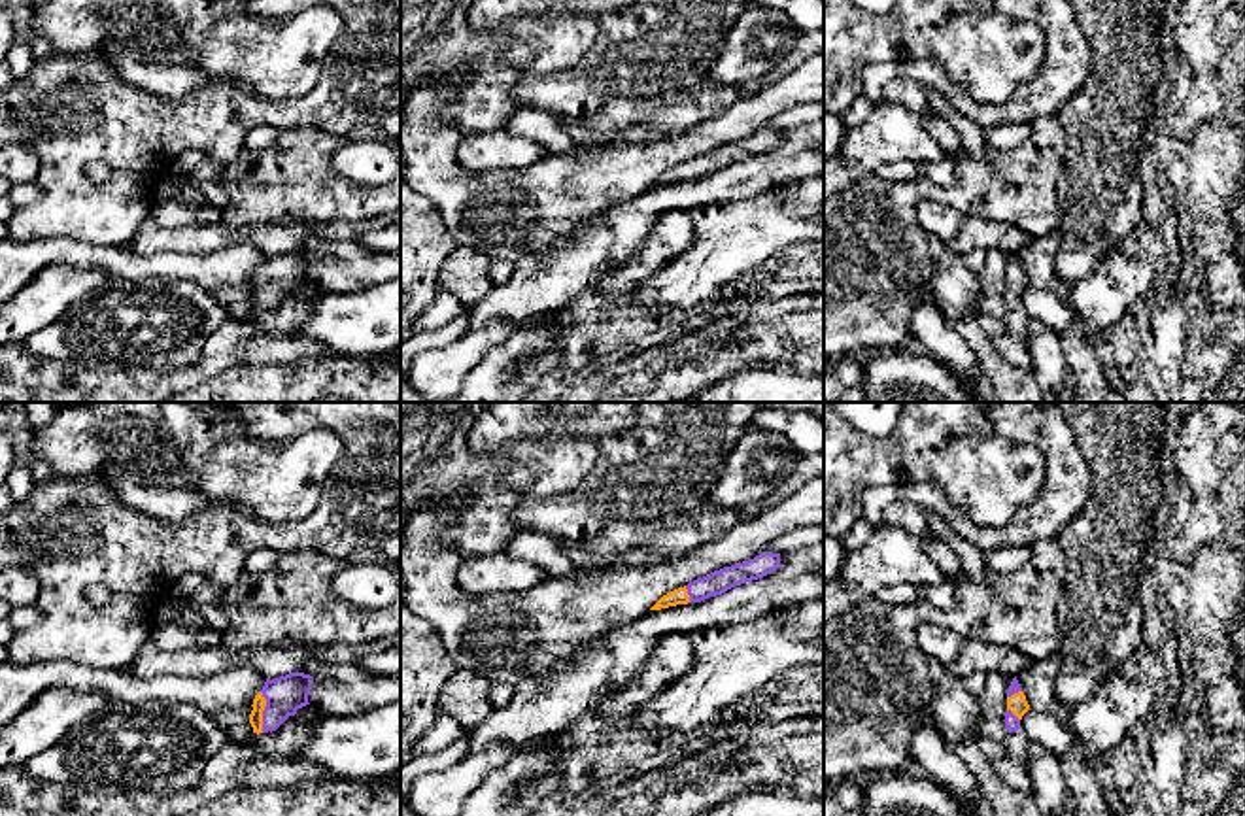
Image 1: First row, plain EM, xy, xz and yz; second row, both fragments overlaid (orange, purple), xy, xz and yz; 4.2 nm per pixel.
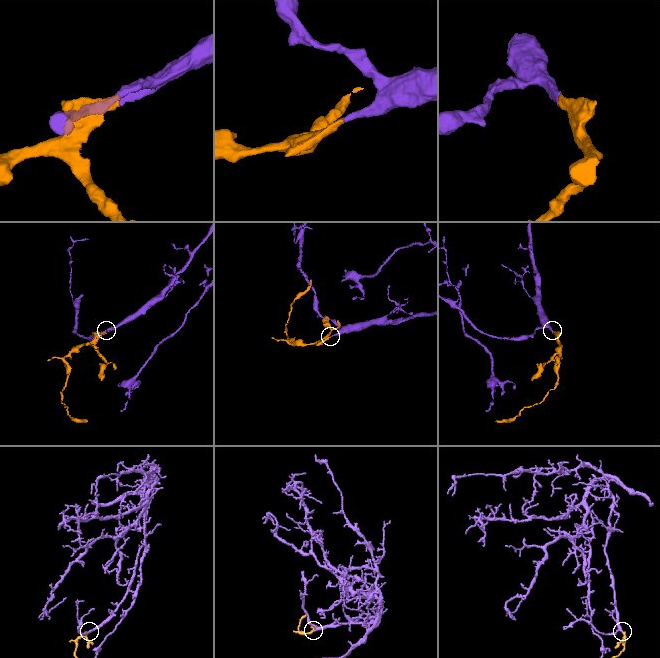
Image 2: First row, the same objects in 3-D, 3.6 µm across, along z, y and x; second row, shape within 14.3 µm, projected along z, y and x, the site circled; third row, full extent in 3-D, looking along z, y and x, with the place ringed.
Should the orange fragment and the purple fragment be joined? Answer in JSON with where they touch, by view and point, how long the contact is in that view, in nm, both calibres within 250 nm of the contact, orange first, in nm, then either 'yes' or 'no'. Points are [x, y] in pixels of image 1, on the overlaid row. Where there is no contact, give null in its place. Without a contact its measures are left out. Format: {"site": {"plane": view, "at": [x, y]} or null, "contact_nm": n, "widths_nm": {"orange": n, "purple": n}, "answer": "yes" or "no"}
{"site": {"plane": "xy", "at": [261, 713]}, "contact_nm": 180, "widths_nm": {"orange": 60, "purple": 160}, "answer": "yes"}

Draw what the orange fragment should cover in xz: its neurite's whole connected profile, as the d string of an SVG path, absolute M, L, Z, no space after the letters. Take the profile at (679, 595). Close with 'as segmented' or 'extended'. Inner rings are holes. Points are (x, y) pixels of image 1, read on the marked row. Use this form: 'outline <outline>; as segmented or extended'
outline M763 552L754 559L724 567L703 578L690 582L663 595L650 610L661 610L676 604L701 603L708 597L725 593L727 589L763 578L780 567L780 553Z; extended

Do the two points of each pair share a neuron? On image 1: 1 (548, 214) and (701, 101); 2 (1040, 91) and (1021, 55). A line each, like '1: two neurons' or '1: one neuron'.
1: two neurons
2: two neurons

